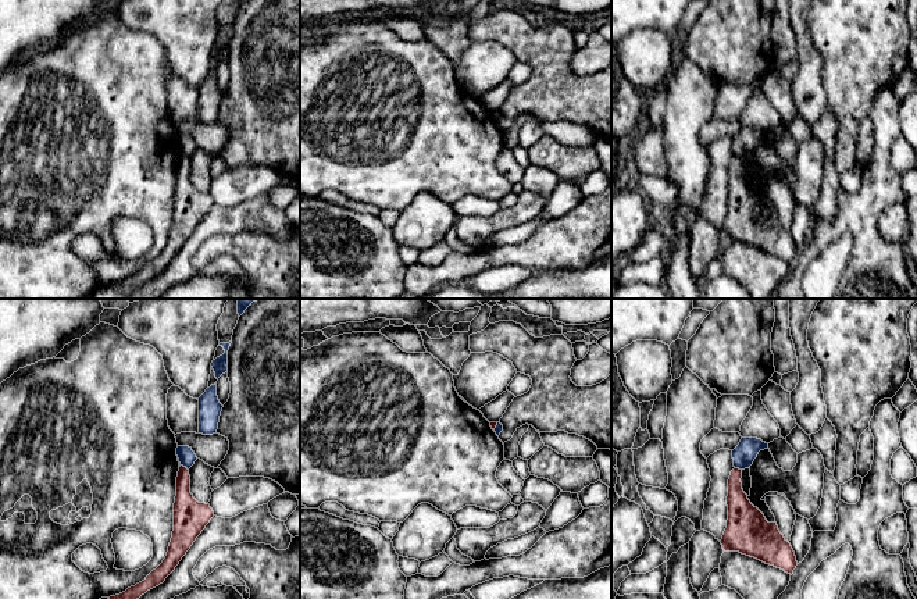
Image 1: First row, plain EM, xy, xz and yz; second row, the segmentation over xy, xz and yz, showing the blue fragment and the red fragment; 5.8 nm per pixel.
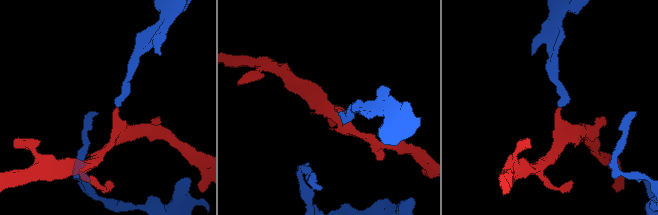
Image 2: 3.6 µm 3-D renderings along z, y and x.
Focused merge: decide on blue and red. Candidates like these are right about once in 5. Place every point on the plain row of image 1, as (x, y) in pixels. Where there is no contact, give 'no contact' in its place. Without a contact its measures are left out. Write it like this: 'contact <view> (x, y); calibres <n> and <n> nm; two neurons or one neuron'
contact xy (185, 154); calibres 100 and 160 nm; two neurons

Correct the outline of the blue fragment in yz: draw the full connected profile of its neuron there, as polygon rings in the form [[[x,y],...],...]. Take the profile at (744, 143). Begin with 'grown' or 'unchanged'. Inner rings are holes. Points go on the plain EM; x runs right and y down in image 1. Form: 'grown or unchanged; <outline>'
unchanged; [[[742,126],[739,133],[732,139],[734,156],[739,158],[749,157],[760,139],[768,136],[768,132],[757,126]]]

